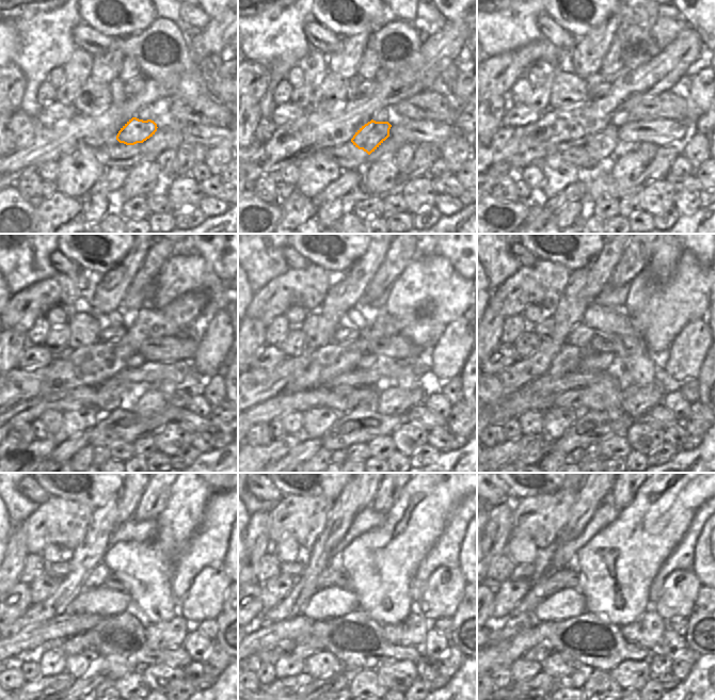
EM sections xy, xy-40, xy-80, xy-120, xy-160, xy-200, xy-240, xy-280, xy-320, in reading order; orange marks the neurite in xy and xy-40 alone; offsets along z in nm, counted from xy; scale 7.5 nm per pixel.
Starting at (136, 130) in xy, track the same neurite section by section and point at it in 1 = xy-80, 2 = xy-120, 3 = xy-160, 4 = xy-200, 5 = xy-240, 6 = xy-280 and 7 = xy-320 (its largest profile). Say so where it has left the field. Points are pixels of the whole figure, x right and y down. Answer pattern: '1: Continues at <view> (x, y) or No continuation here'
1: Continues at xy-80 (601, 146)
2: Continues at xy-120 (114, 391)
3: Continues at xy-160 (343, 399)
4: Continues at xy-200 (573, 399)
5: Continues at xy-240 (88, 639)
6: Continues at xy-280 (307, 646)
7: Continues at xy-320 (539, 654).

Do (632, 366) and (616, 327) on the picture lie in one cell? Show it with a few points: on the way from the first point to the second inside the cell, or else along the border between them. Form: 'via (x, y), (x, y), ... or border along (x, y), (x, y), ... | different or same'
via (632, 356), (632, 341), (625, 335) | same

